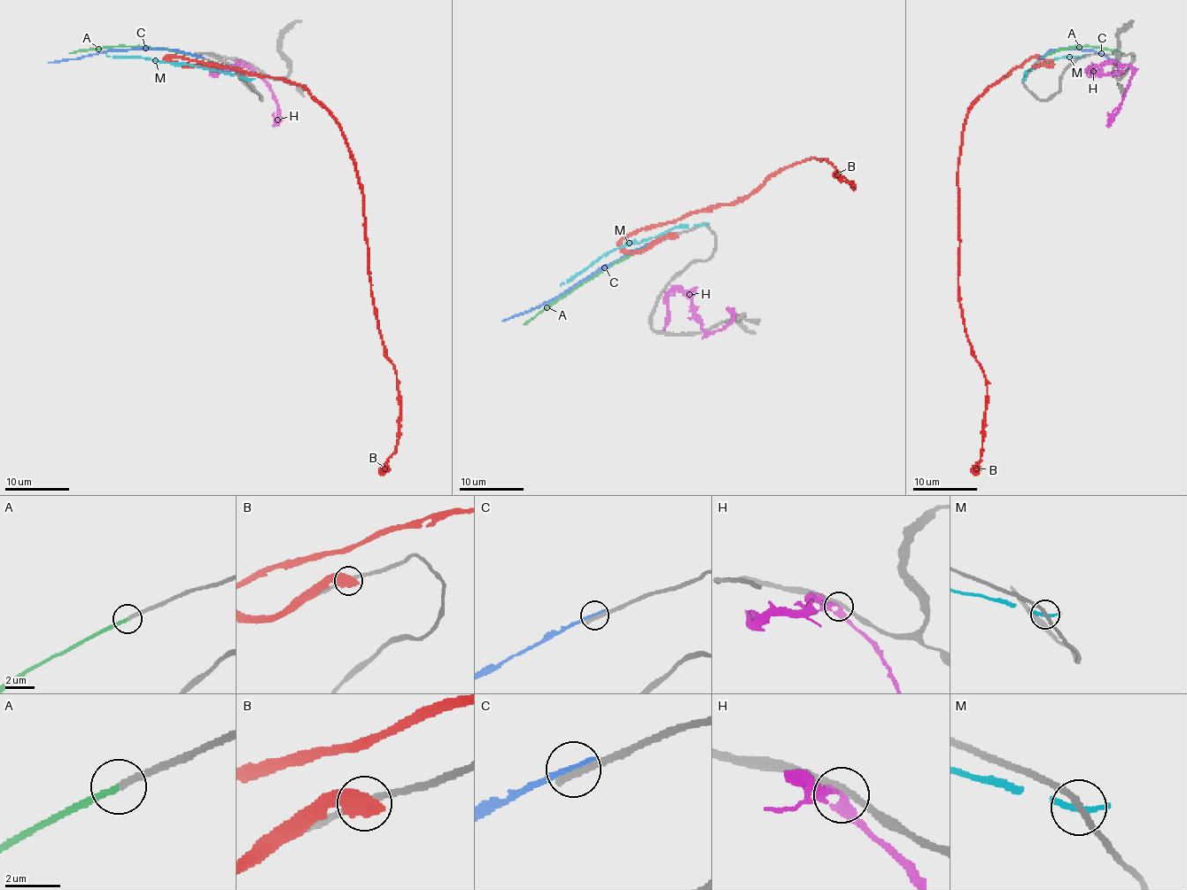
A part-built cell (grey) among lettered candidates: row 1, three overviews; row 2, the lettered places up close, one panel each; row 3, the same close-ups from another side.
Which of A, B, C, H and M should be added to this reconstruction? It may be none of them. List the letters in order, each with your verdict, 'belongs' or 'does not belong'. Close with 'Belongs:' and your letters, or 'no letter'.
A: belongs
B: does not belong
C: does not belong
H: does not belong
M: does not belong
Belongs: A

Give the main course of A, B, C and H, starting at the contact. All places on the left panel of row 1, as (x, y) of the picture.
A: (193, 56), (167, 50), (132, 46), (90, 48), (69, 52)
B: (219, 65), (167, 59), (299, 83), (345, 140), (362, 194), (370, 296), (398, 386), (398, 444), (380, 475)
C: (198, 56), (177, 51), (111, 50), (81, 59), (48, 62)
H: (252, 65), (238, 64), (222, 67), (214, 73), (209, 67)

